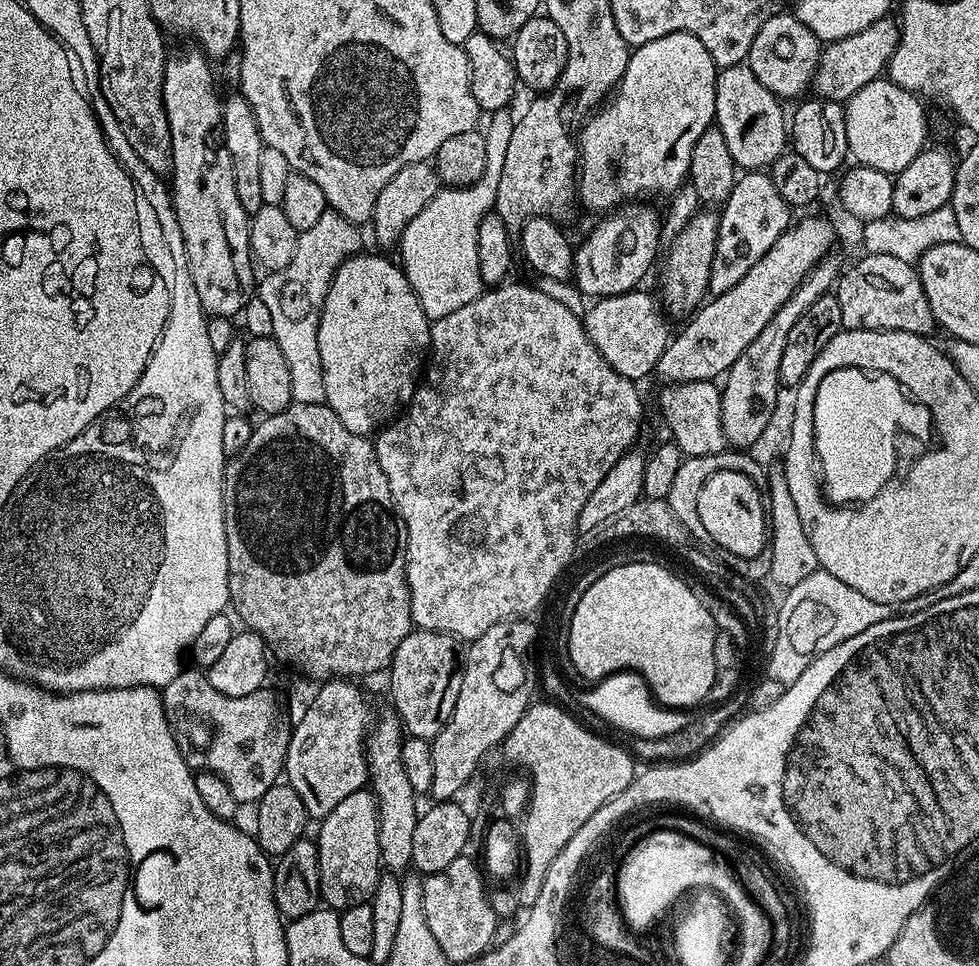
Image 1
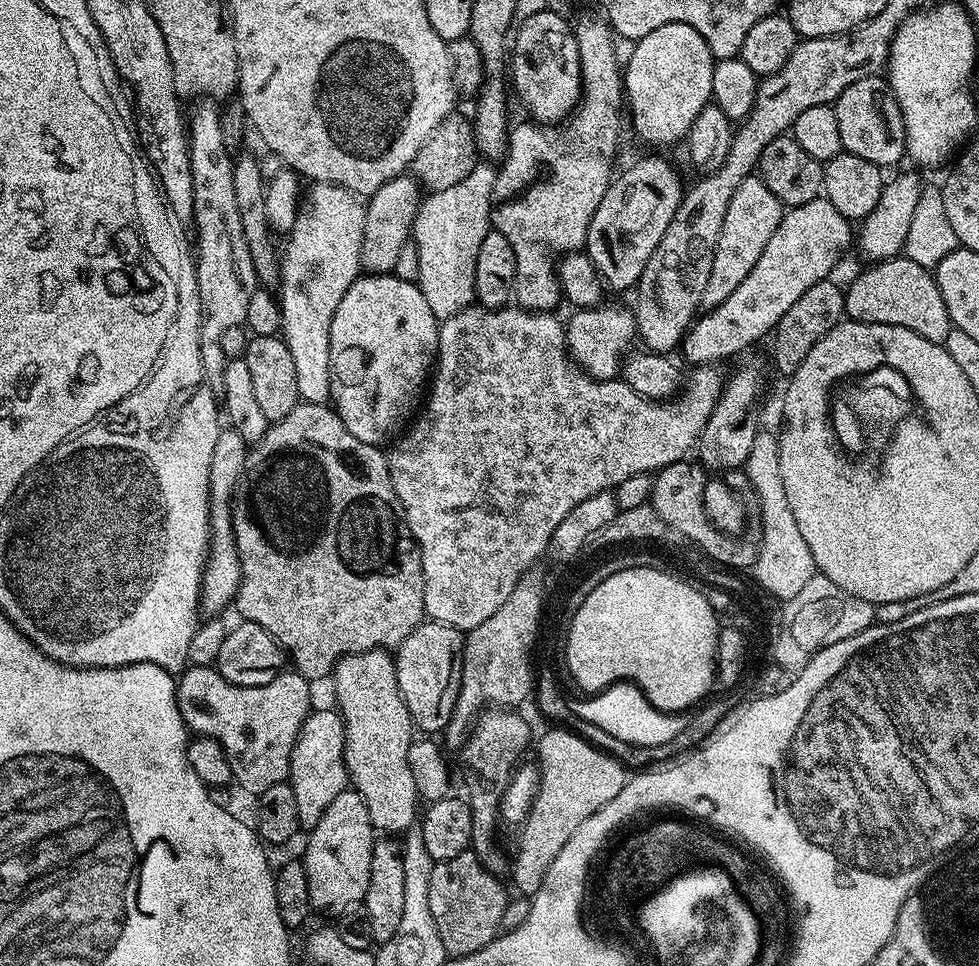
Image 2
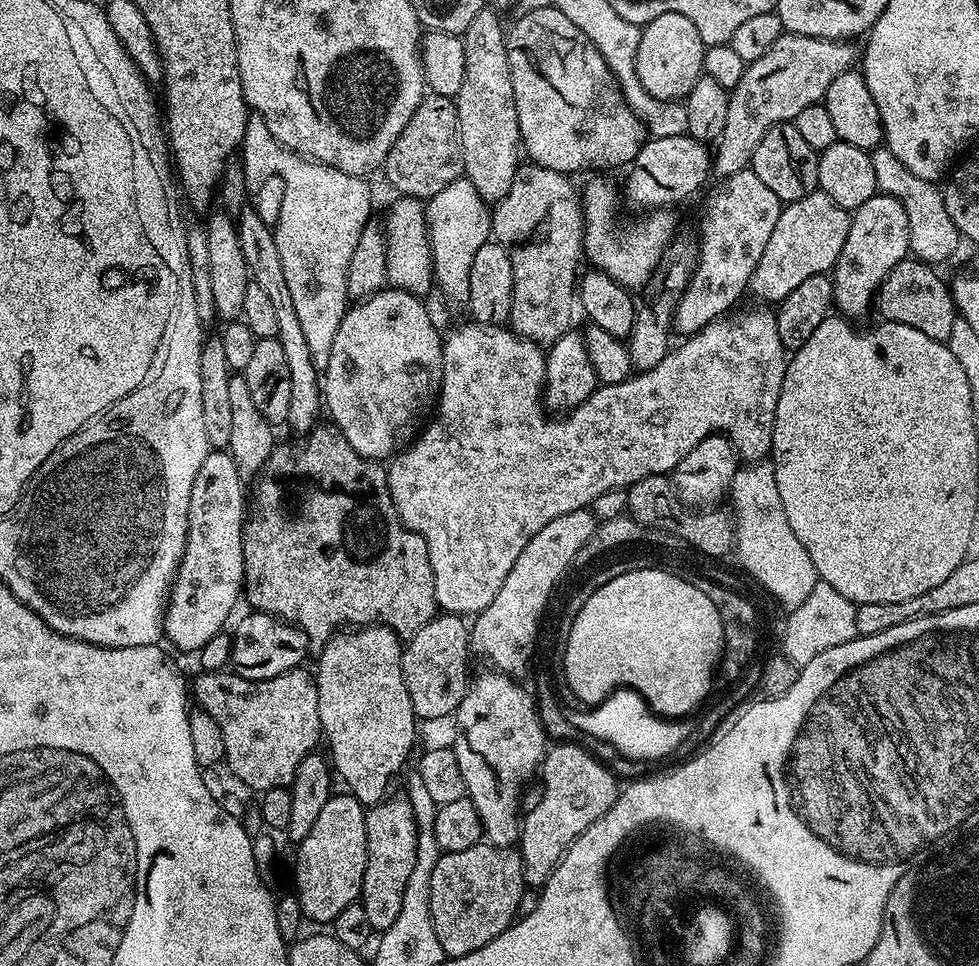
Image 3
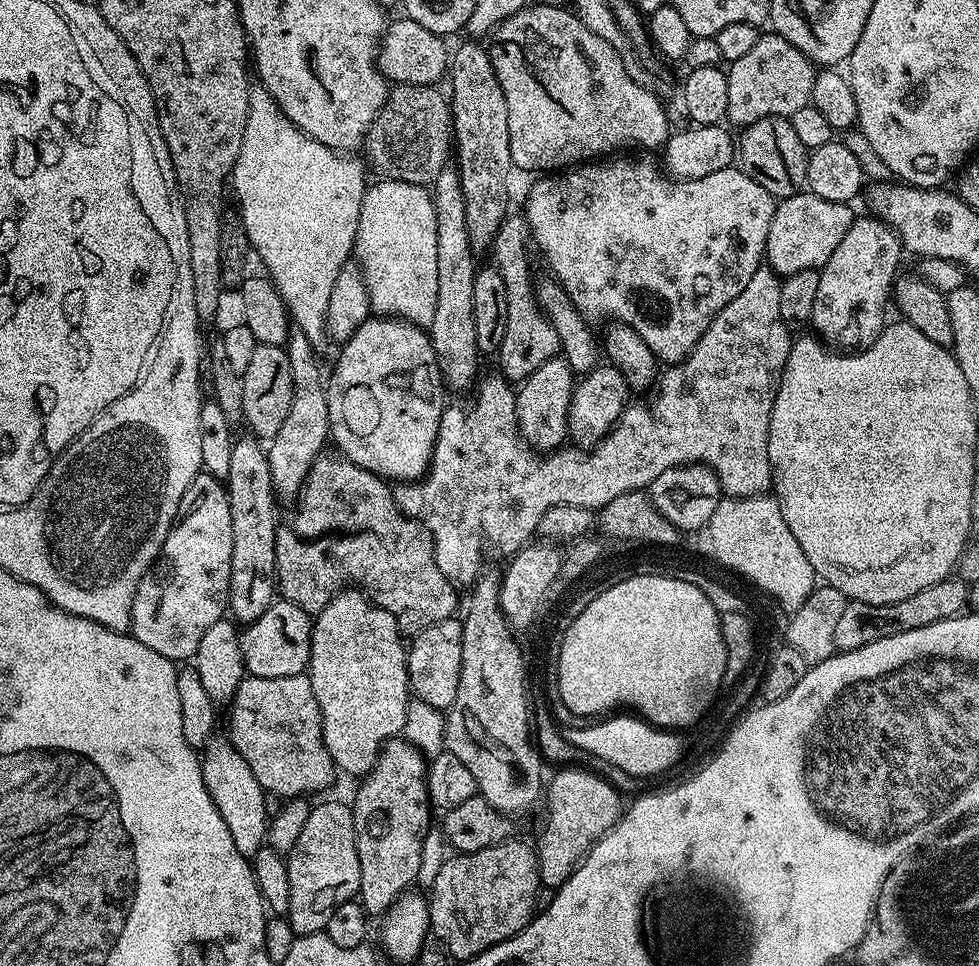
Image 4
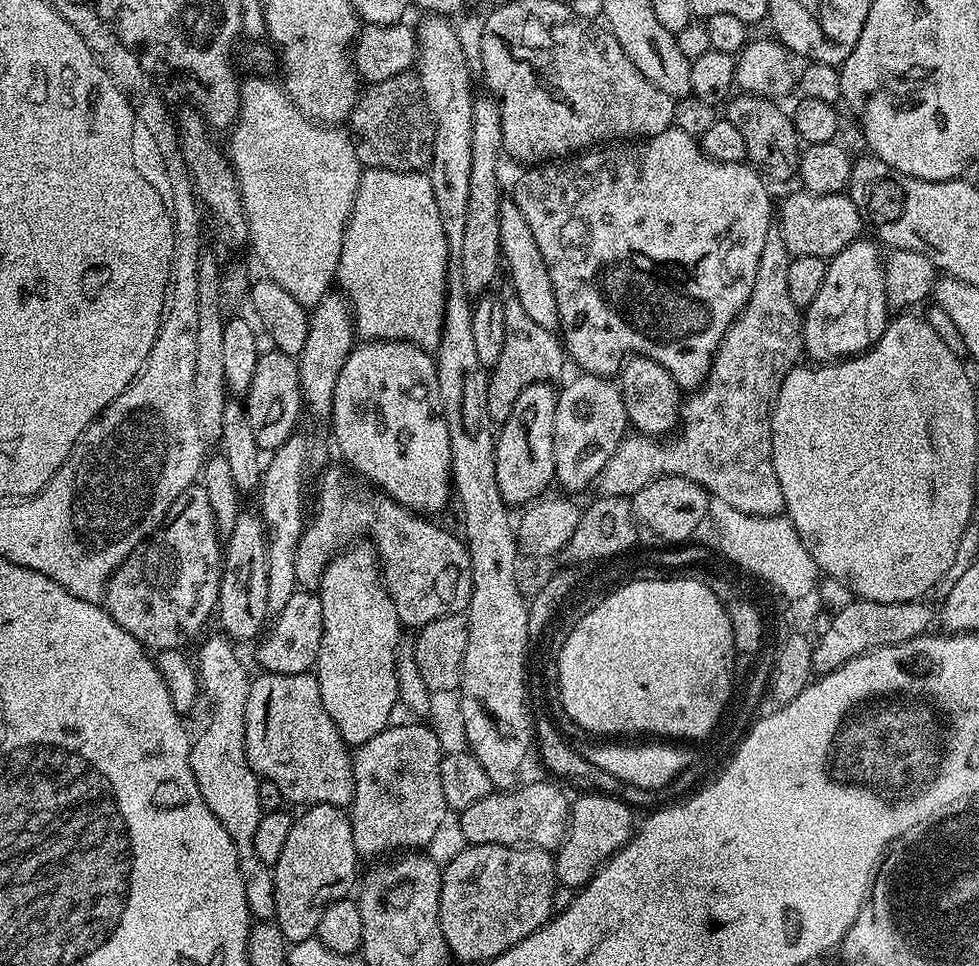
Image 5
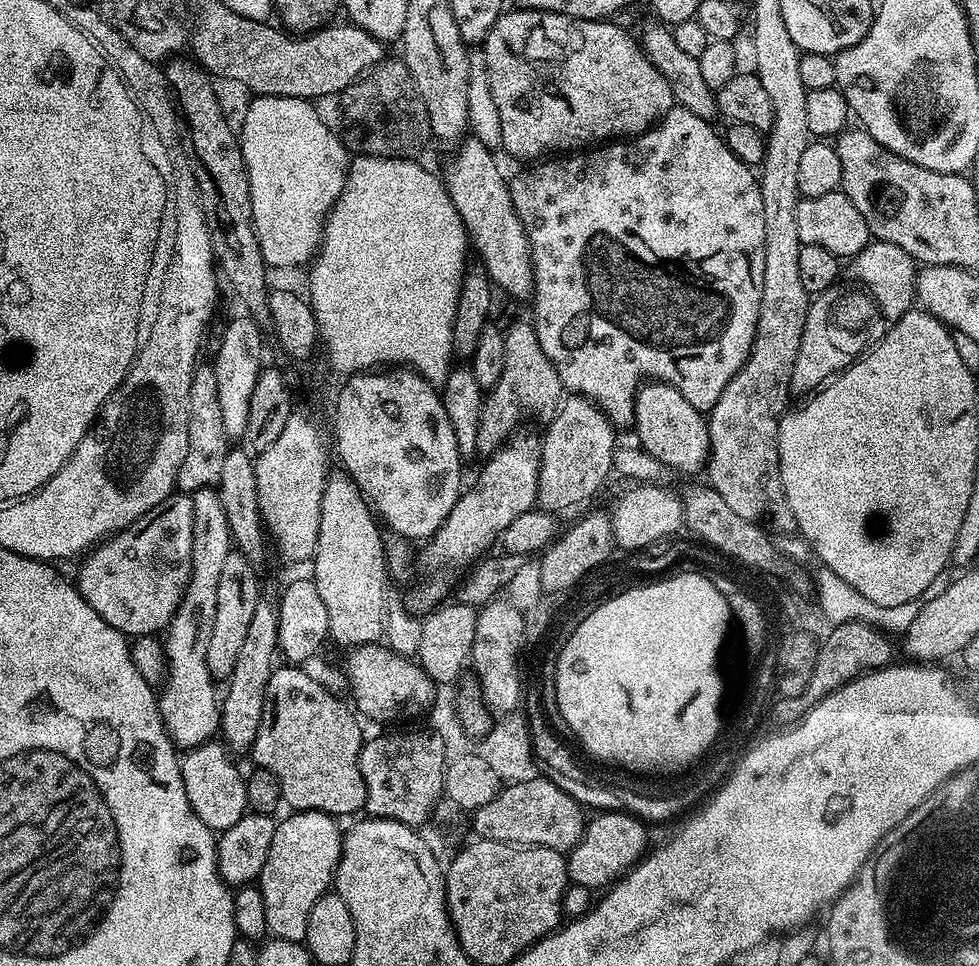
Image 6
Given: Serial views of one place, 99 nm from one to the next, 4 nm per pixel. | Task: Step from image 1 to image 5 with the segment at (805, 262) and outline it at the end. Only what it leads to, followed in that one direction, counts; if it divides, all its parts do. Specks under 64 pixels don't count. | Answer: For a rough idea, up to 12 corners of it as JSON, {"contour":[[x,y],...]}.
{"contour":[[844,192],[778,204],[789,256],[837,256],[861,235]]}

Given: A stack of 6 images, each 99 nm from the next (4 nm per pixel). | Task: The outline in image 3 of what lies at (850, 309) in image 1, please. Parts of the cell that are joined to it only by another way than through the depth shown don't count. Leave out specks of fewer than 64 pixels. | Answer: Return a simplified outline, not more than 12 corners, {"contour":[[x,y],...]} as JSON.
{"contour":[[898,262],[874,301],[885,321],[950,338],[958,318],[931,263]]}

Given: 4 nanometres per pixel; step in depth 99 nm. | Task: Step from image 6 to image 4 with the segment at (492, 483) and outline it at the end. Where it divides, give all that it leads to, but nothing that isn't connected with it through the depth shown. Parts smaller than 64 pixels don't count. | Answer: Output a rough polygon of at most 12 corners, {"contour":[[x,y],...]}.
{"contour":[[560,356],[519,385],[516,420],[534,448],[568,436],[575,372]]}

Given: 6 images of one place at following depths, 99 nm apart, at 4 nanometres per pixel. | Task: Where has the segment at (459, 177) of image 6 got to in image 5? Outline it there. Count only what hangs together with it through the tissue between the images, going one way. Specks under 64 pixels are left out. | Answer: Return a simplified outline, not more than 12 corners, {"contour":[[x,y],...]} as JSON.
{"contour":[[511,198],[500,201],[500,255],[511,295],[559,329],[550,270]]}

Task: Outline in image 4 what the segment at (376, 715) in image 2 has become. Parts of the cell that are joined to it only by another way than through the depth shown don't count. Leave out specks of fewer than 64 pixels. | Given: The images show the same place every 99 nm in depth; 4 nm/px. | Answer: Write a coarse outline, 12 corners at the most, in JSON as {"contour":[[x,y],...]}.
{"contour":[[360,590],[315,613],[326,750],[367,776],[406,726],[408,653]]}

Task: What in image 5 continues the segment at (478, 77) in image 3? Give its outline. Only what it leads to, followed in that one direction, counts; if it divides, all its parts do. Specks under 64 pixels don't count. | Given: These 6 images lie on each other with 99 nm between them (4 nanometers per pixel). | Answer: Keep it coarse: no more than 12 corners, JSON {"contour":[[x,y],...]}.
{"contour":[[491,95],[472,101],[470,203],[462,286],[487,293],[502,272],[502,118]]}

